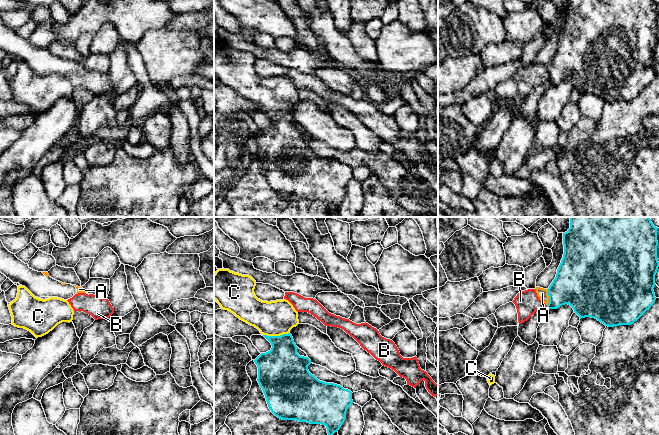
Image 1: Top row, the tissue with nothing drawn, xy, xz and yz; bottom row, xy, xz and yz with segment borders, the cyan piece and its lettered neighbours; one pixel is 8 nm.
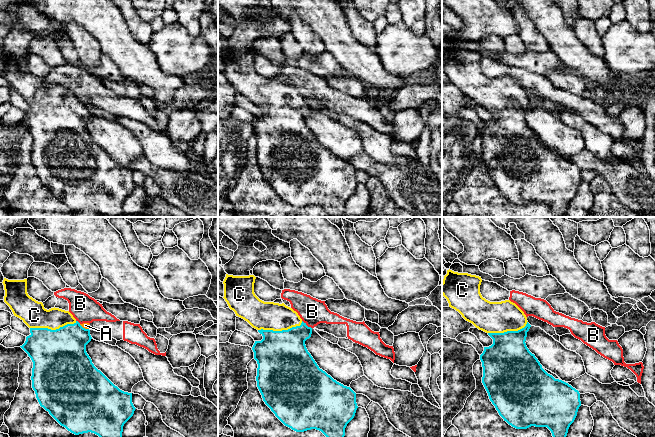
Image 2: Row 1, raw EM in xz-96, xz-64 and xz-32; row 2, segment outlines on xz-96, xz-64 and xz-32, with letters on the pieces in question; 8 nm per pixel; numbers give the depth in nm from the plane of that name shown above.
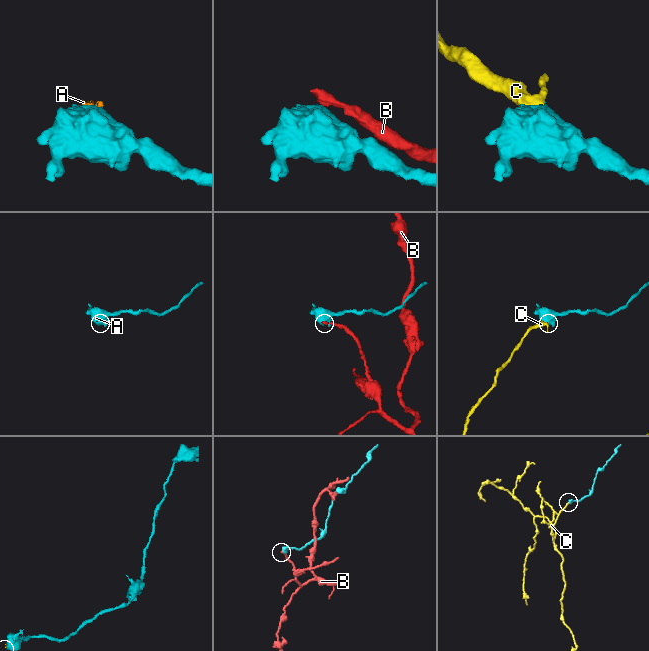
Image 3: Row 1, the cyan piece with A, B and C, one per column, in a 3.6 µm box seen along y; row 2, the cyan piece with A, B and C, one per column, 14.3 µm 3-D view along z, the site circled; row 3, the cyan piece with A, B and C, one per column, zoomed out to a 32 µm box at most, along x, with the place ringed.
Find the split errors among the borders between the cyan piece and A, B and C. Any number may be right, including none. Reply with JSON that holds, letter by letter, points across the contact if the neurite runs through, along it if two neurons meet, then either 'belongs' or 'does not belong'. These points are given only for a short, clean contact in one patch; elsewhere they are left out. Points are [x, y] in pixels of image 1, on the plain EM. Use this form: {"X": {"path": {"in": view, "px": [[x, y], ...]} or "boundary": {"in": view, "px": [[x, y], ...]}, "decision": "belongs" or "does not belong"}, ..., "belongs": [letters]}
{"A": {"boundary": {"in": "yz", "px": [[546, 65], [548, 72], [547, 81]]}, "decision": "does not belong"}, "B": {"boundary": {"in": "yz", "px": [[547, 81], [545, 83]]}, "decision": "does not belong"}, "C": {"path": {"in": "xz", "px": [[282, 142], [282, 118], [276, 112], [274, 94]]}, "decision": "belongs"}, "belongs": ["C"]}

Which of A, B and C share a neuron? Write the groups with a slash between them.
A B / C

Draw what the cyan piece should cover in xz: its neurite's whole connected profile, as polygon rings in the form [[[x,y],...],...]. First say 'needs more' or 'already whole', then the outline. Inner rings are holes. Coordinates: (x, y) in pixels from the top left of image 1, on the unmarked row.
needs more; [[[224,44],[214,49],[214,75],[221,85],[257,104],[272,121],[270,127],[261,129],[254,136],[258,143],[257,157],[271,188],[282,196],[325,201],[331,214],[346,195],[347,185],[353,179],[352,168],[340,161],[320,157],[309,148],[311,136],[297,129],[290,110],[290,106],[299,100],[298,88],[286,75],[270,78],[258,75],[254,69],[255,62],[256,57],[249,51]]]

